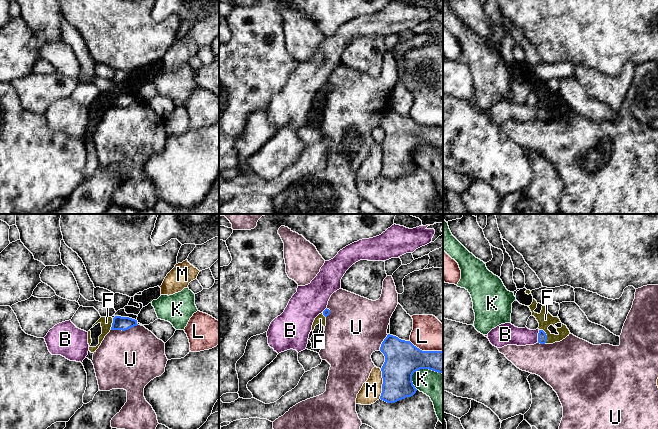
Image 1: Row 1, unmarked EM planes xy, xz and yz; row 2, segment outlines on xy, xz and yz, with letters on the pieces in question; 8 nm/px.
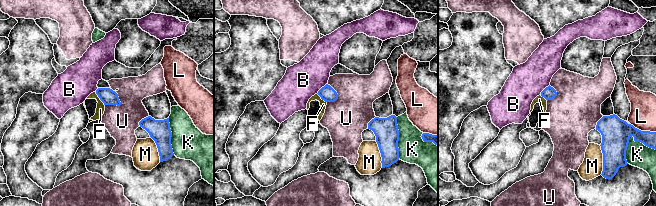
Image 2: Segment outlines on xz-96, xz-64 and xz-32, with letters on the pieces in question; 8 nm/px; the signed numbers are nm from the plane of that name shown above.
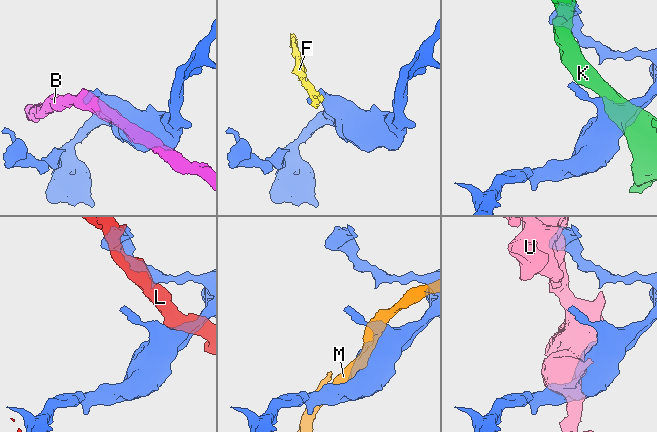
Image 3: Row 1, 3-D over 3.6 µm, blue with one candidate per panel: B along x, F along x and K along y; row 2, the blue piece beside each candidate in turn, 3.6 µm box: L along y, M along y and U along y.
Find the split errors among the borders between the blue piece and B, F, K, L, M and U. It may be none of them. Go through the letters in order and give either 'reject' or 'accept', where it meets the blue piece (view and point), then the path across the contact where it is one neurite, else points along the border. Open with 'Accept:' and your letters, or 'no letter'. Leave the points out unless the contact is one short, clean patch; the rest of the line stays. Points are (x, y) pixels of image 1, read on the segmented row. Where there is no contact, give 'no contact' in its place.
Accept: no letter
B: reject; meets blue in yz at (538, 336); border along yz (539, 330), (537, 342)
F: reject; meets blue in yz at (546, 335); border along yz (539, 329), (546, 335), (545, 343)
K: reject; meets blue in xz at (423, 368)
L: reject; meets blue in xz at (426, 351)
M: reject; meets blue in xz at (382, 384)
U: reject; meets blue in xy at (124, 330)

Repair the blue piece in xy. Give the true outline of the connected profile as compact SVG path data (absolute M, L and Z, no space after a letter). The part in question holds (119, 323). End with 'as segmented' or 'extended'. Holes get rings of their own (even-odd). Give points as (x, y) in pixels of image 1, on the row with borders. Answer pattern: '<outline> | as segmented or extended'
M115 316L113 318L111 330L125 331L137 325L137 320L135 319L129 317Z | as segmented

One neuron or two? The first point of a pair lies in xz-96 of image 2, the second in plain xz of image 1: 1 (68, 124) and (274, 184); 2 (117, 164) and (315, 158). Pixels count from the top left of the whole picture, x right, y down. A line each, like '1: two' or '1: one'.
1: two
2: two

